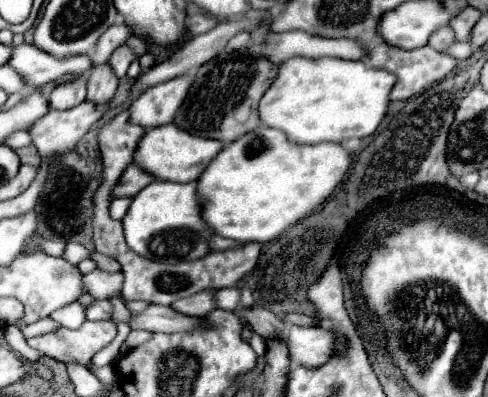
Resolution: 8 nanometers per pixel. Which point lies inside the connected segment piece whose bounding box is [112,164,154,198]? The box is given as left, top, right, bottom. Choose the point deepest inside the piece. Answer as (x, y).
(132, 180)

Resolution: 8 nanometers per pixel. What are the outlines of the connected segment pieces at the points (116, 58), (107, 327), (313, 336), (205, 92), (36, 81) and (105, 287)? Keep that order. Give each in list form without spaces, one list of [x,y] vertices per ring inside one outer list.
[[[120,46],[120,48],[116,48],[116,50],[112,52],[112,56],[110,56],[110,60],[108,60],[106,64],[112,68],[112,72],[114,72],[118,78],[122,78],[134,58],[136,58],[136,56],[132,54],[132,50],[130,50],[128,46]]]
[[[112,320],[88,321],[80,328],[68,330],[58,328],[54,332],[42,334],[38,338],[30,338],[28,346],[36,348],[44,356],[50,356],[64,364],[82,364],[86,366],[88,360],[102,348],[116,338],[117,330]]]
[[[288,326],[288,352],[292,364],[318,368],[334,350],[334,336],[316,326]]]
[[[222,50],[216,58],[198,68],[188,96],[174,116],[174,124],[194,136],[230,144],[244,136],[244,132],[252,132],[252,128],[260,126],[258,102],[274,78],[276,64],[266,56],[252,54],[248,50]]]
[[[32,44],[16,46],[12,50],[8,66],[12,66],[30,88],[40,88],[48,82],[58,80],[64,74],[88,72],[88,68],[92,68],[88,56],[72,56],[72,60],[56,60],[46,52],[40,52]]]
[[[92,270],[82,276],[82,286],[84,290],[94,296],[94,298],[110,298],[110,296],[120,296],[122,288],[122,274],[108,274],[102,270]]]

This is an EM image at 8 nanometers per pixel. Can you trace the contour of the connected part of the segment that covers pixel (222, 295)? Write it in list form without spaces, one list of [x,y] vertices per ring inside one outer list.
[[[224,288],[224,290],[218,290],[214,294],[214,302],[216,302],[216,308],[222,308],[222,310],[236,310],[238,304],[240,304],[240,290],[238,288]]]

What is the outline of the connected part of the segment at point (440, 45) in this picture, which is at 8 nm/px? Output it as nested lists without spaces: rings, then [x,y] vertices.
[[[440,26],[440,28],[430,36],[428,46],[444,52],[452,42],[454,42],[454,32],[452,32],[452,28],[450,28],[450,26]]]

